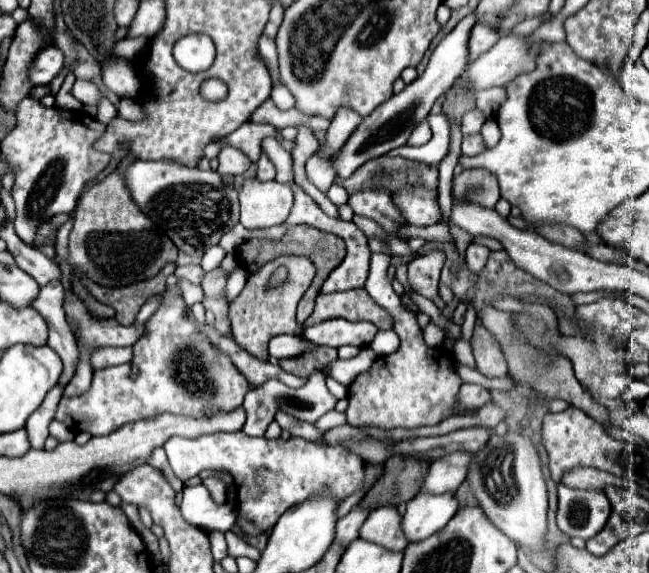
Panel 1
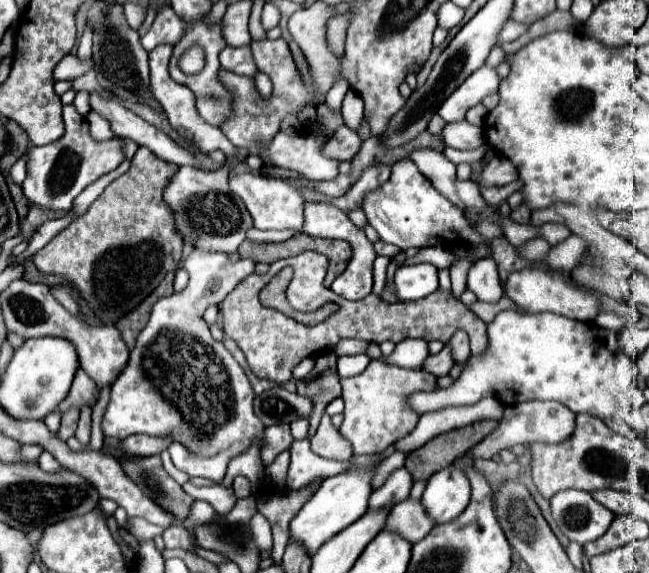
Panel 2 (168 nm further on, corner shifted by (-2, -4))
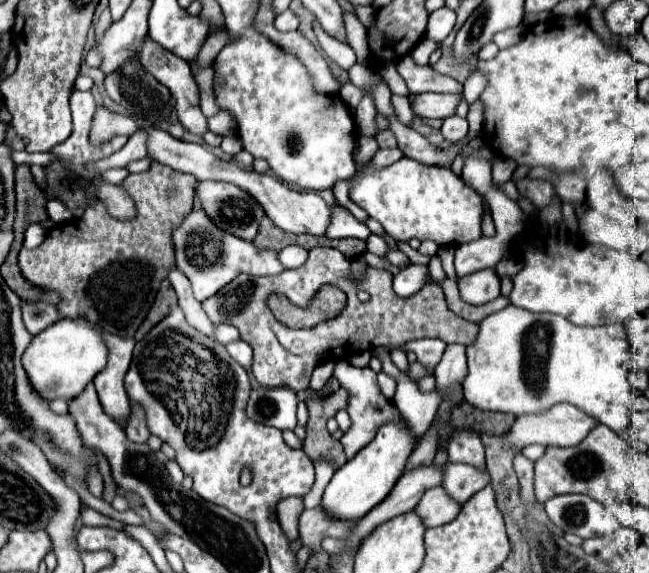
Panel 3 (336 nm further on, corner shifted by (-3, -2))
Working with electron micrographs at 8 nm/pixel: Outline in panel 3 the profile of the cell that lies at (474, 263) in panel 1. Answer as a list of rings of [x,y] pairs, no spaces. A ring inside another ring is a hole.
[[[484,268],[458,280],[460,296],[468,304],[486,304],[500,296],[500,278],[494,268]]]

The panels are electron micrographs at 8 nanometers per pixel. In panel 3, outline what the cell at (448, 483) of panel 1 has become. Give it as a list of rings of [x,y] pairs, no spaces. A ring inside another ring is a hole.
[[[554,404],[552,408],[540,412],[540,414],[522,414],[514,420],[514,424],[510,426],[510,430],[504,434],[506,438],[506,446],[520,450],[528,444],[542,444],[542,446],[576,446],[580,444],[586,434],[592,430],[592,426],[596,426],[596,420],[592,420],[588,414],[580,412],[576,406],[572,404]]]

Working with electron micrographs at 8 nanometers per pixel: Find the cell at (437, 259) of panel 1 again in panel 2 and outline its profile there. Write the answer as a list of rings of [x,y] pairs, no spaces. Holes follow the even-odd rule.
[[[431,264],[401,266],[395,272],[395,296],[399,300],[411,302],[429,296],[437,284],[437,268]]]

